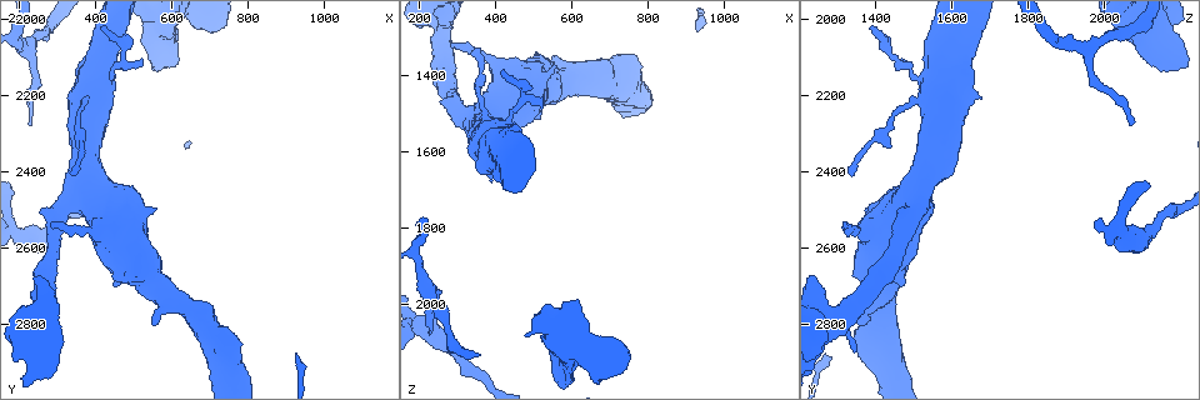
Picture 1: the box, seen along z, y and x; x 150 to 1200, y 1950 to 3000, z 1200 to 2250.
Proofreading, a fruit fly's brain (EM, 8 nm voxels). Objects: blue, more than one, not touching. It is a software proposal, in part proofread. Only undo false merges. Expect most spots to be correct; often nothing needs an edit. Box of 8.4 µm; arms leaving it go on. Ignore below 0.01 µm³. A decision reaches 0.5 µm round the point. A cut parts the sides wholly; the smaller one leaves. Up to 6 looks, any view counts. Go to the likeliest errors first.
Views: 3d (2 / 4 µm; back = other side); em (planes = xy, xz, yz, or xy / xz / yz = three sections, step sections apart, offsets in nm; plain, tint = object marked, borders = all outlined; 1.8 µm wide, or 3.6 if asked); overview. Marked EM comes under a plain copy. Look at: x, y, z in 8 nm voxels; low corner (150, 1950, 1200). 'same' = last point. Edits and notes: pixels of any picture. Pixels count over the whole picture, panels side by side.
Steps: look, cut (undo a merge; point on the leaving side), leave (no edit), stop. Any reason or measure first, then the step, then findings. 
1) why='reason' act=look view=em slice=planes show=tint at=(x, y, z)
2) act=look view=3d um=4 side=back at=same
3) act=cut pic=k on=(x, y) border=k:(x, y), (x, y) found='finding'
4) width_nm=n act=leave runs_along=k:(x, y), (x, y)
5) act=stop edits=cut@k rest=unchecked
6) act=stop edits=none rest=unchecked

why='abrupt turn' act=look view=3d um=4 at=(420, 2155, 1540)

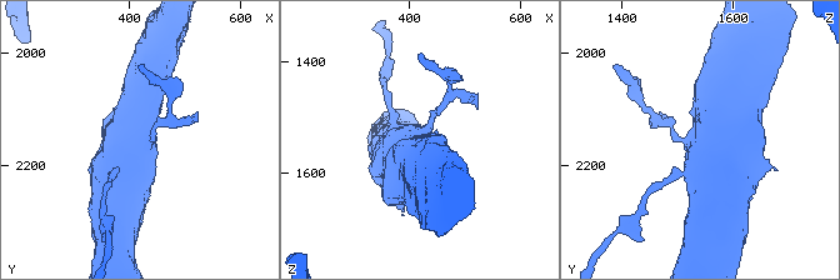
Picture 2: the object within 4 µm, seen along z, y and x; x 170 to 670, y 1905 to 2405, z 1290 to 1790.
why='need the tissue' act=look view=em um=3.6 slice=planes show=tint at=(425, 2160, 1540)

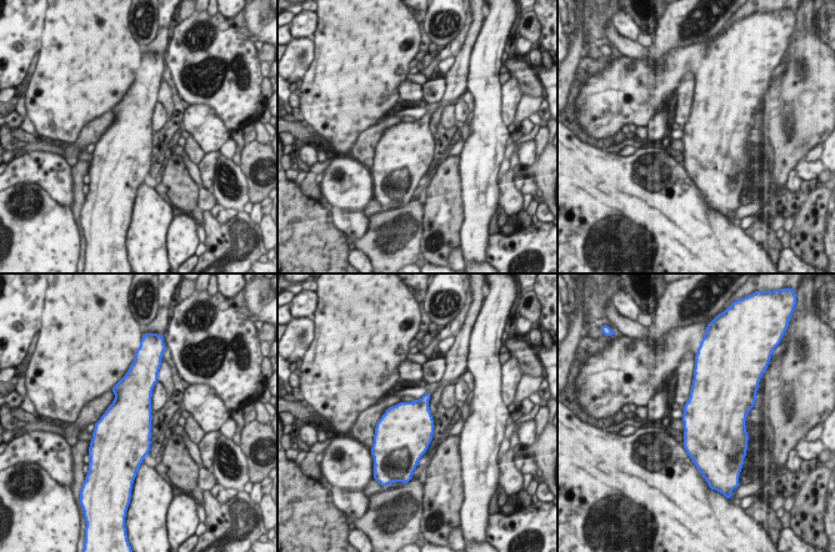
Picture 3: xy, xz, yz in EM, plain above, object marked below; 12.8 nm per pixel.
act=leave found='all the same neuron'

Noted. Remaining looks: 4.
act=look view=em slice=planes show=tint at=(260, 2810, 1310)

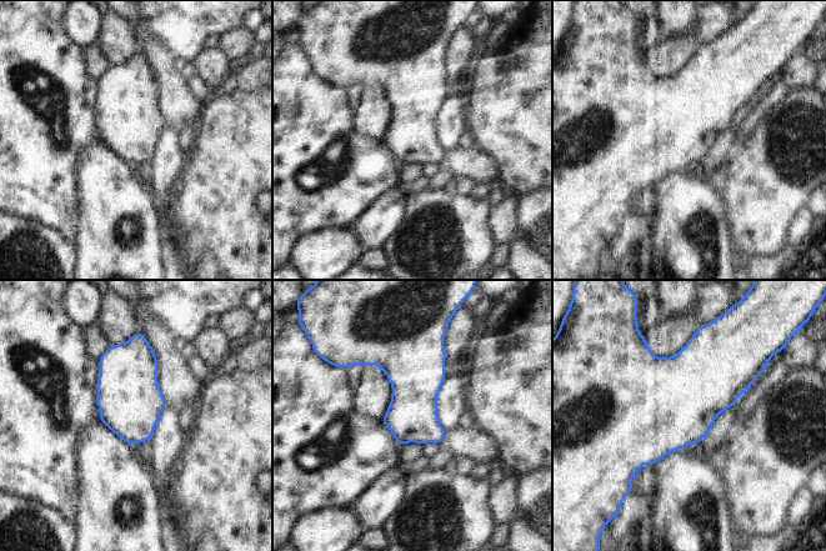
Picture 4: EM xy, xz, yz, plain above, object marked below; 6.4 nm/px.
act=leave found='all the same neuron'

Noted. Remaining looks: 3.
why='sharp bend' act=look view=3d um=4 at=(385, 2480, 1500)

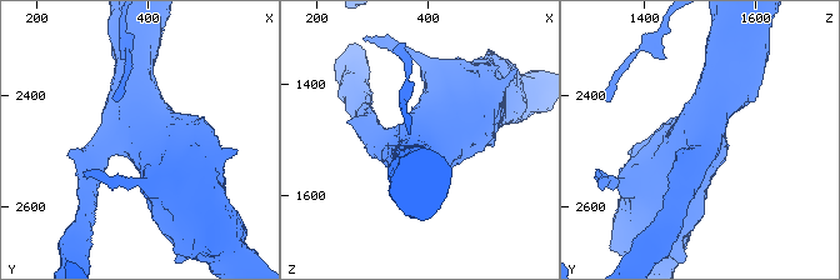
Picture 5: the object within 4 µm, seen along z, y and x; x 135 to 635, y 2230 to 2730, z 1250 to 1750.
why='now the EM' act=look view=em slice=xy step=8 show=tint at=(380, 2480, 1495)

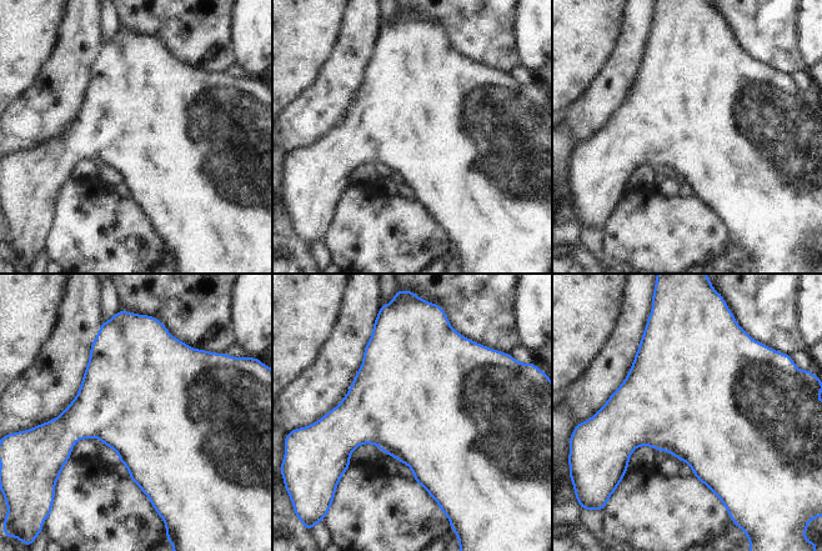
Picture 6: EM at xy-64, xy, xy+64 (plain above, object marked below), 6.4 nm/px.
why='cut it another way' act=look view=em slice=planes show=borders at=same

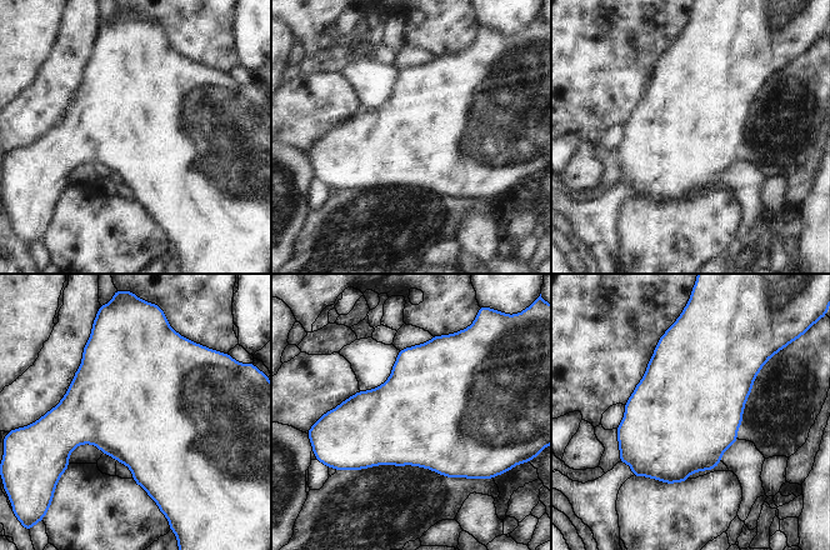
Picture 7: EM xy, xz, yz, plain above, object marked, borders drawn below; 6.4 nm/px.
width_nm=700 act=leave found='continuous, no second neuron'

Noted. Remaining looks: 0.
act=stop edits=none rest=unchecked

